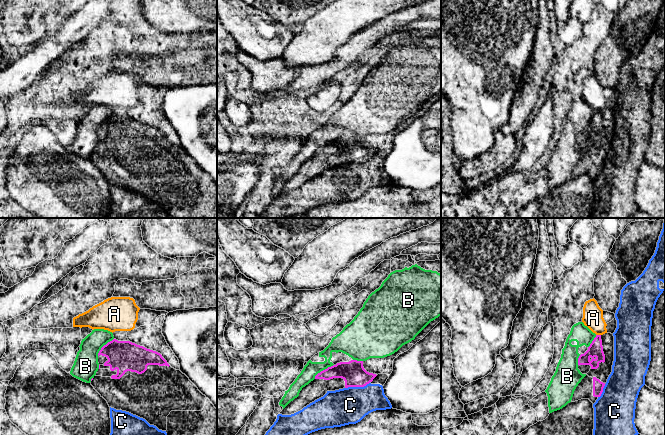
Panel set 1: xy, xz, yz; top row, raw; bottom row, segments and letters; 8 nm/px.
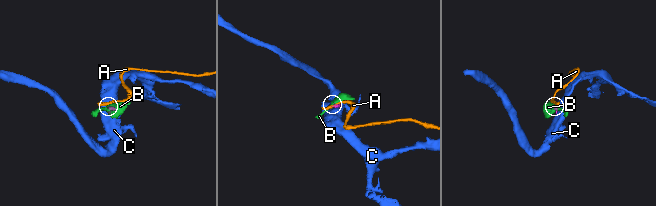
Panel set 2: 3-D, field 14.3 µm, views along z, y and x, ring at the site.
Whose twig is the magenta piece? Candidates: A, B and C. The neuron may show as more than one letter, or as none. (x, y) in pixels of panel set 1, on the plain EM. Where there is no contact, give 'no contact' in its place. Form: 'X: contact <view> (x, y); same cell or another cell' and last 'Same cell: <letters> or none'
A: contact yz (598, 111); another cell
B: contact xz (323, 146); another cell
C: contact xz (357, 162); another cell
Same cell: none

